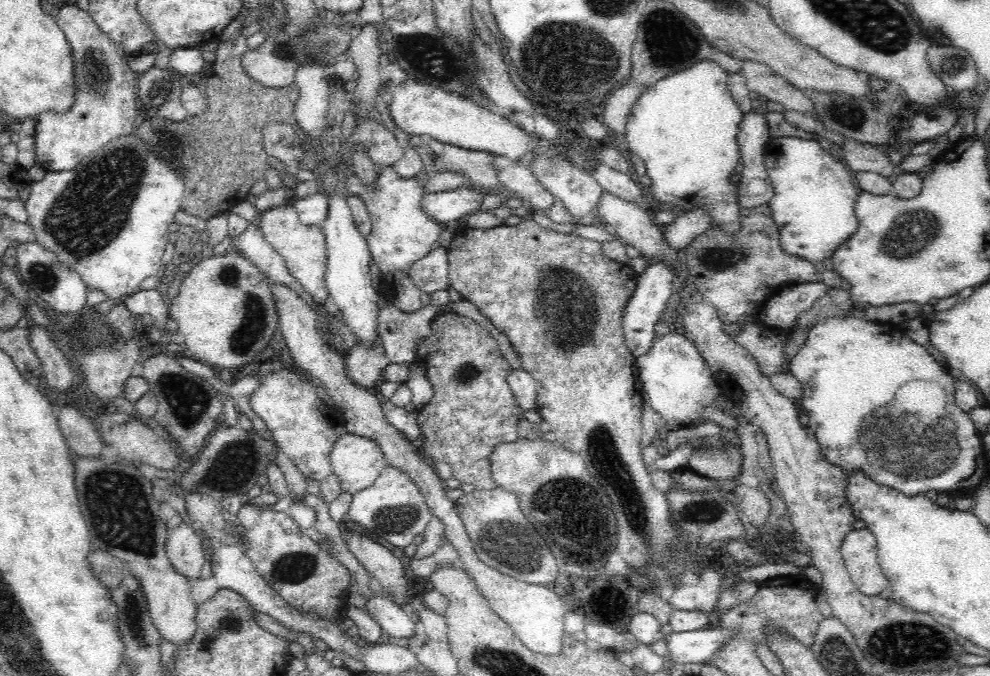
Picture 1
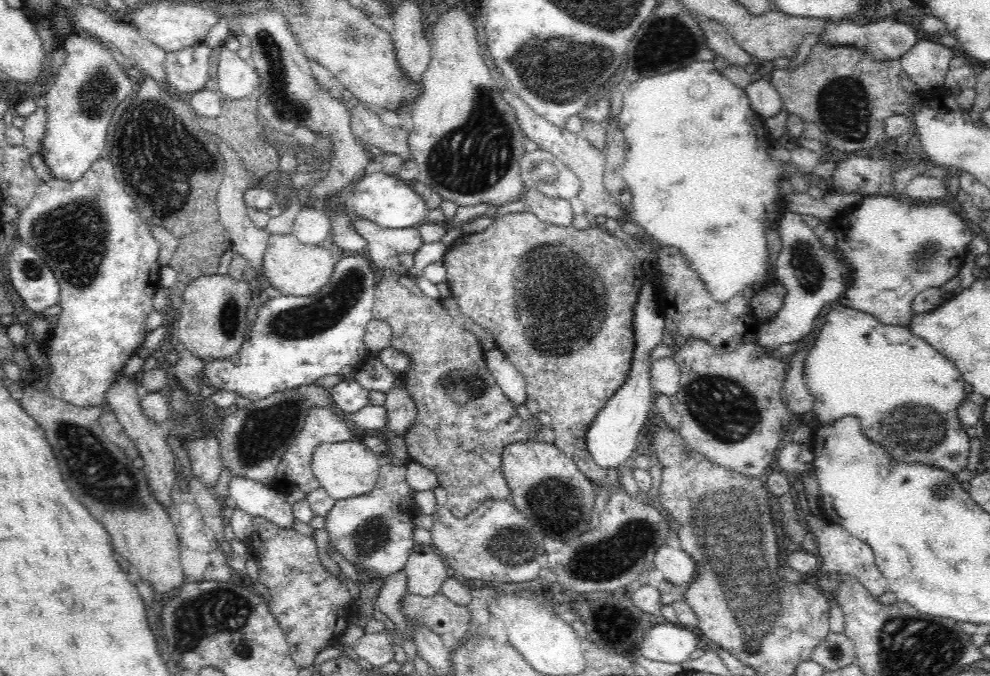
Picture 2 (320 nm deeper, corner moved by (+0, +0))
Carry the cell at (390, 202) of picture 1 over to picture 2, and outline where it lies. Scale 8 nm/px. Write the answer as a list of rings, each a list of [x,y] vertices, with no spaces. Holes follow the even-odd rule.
[[[354,217],[355,230],[366,241],[366,256],[376,270],[390,268],[398,275],[404,275],[407,270],[400,265],[398,254],[412,254],[422,246],[422,239],[417,227],[382,228],[375,222],[362,217]]]

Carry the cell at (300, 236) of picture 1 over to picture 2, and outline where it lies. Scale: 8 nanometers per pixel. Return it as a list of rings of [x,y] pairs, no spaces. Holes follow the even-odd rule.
[[[295,234],[269,235],[262,258],[262,277],[282,295],[309,297],[316,294],[331,279],[335,266],[332,252],[319,246],[303,245]]]

